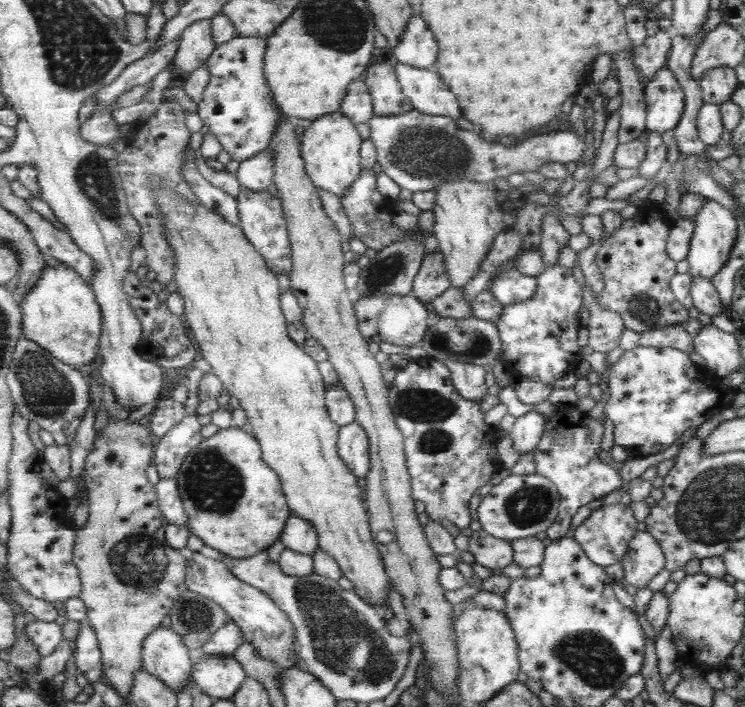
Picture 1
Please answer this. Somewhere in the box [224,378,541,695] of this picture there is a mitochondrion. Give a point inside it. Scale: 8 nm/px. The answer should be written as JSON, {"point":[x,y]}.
{"point":[344,642]}

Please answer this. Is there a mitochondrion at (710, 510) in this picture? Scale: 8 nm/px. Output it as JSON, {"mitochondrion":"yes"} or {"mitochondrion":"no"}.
{"mitochondrion":"yes"}

